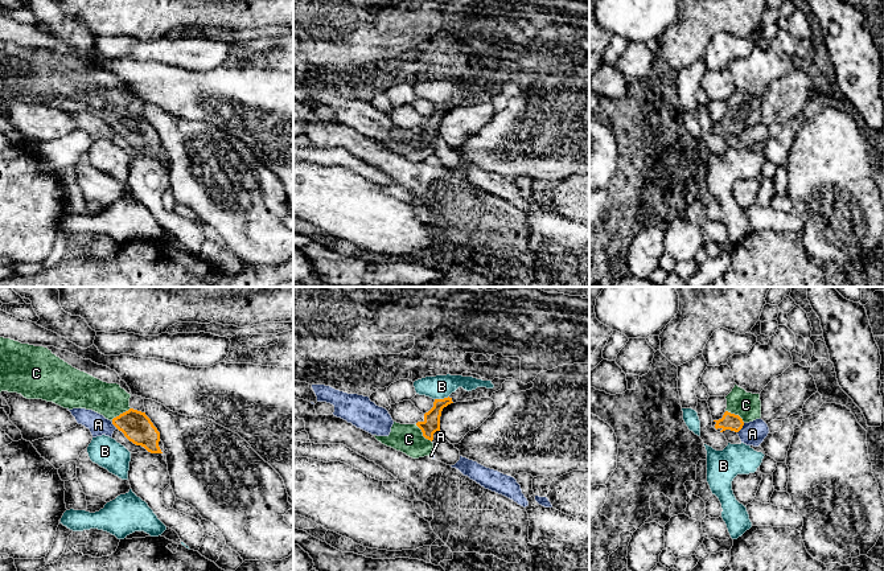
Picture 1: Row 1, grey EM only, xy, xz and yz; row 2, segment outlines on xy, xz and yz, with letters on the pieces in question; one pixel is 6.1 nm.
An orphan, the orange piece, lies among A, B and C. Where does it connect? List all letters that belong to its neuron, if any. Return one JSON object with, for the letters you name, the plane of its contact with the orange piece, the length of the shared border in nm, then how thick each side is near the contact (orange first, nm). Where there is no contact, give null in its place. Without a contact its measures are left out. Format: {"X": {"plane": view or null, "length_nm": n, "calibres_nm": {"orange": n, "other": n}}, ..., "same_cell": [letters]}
{"C": {"plane": "xz", "length_nm": 160, "calibres_nm": {"orange": 110, "other": 180}}, "same_cell": ["C"]}

